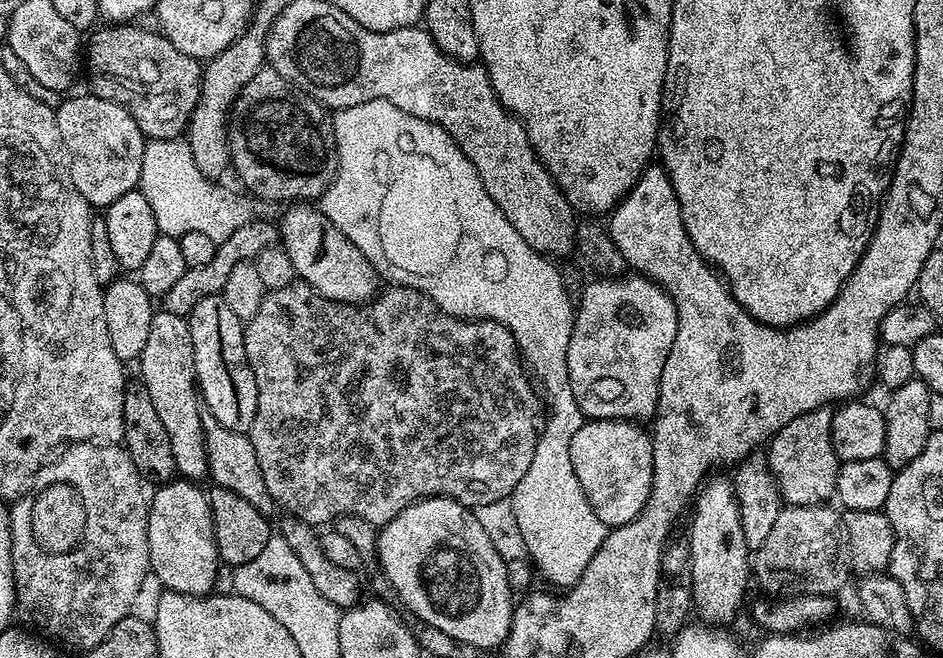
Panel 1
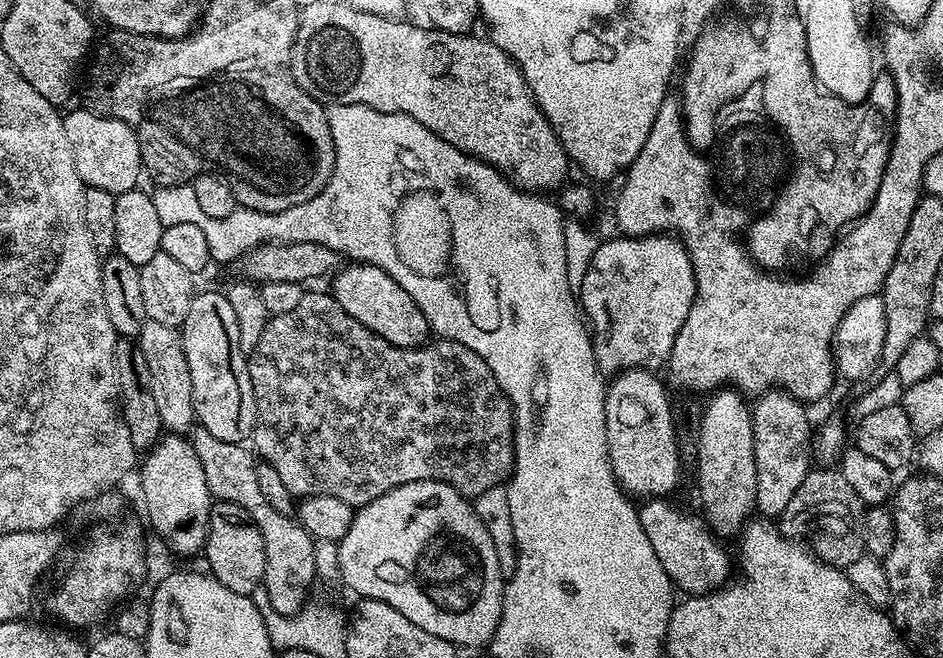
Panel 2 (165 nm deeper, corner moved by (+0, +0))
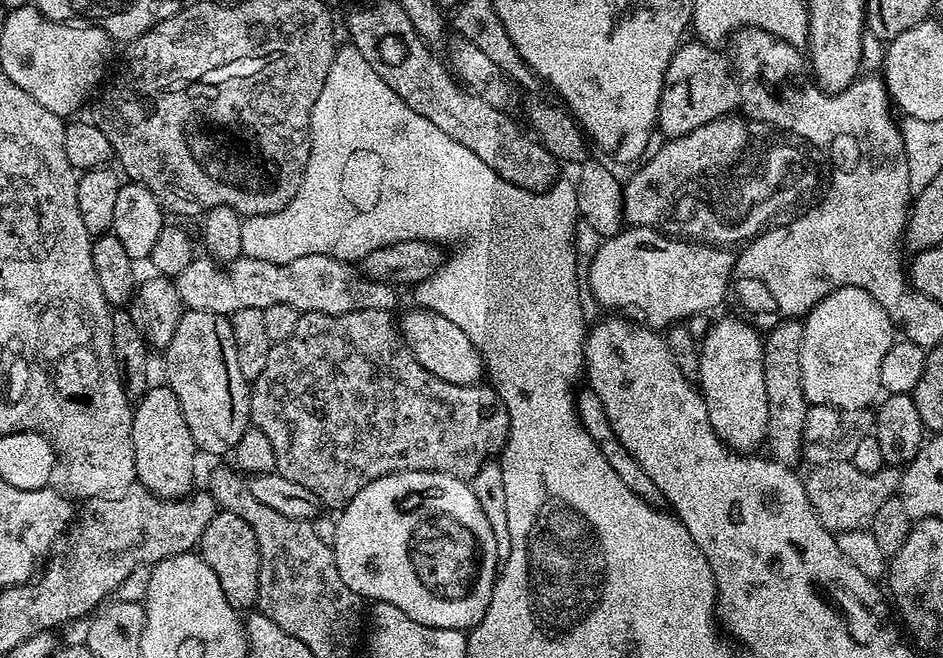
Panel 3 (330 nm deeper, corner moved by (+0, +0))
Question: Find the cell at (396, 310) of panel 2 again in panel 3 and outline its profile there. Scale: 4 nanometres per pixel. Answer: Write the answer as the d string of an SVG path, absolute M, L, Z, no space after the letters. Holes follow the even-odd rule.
M419 306L413 309L413 312L406 313L401 320L399 317L398 331L410 354L414 354L419 364L430 370L434 378L442 378L442 382L458 386L481 383L486 376L486 365L474 342L470 342L470 338L466 338L466 334L462 334L462 330L454 326L454 322L442 318L442 314Z

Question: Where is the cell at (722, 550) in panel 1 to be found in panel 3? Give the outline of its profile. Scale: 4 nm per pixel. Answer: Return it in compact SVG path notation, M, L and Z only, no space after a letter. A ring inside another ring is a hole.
M728 316L713 323L700 344L699 391L706 402L706 414L714 434L731 451L752 454L765 443L768 434L764 341L747 319Z

